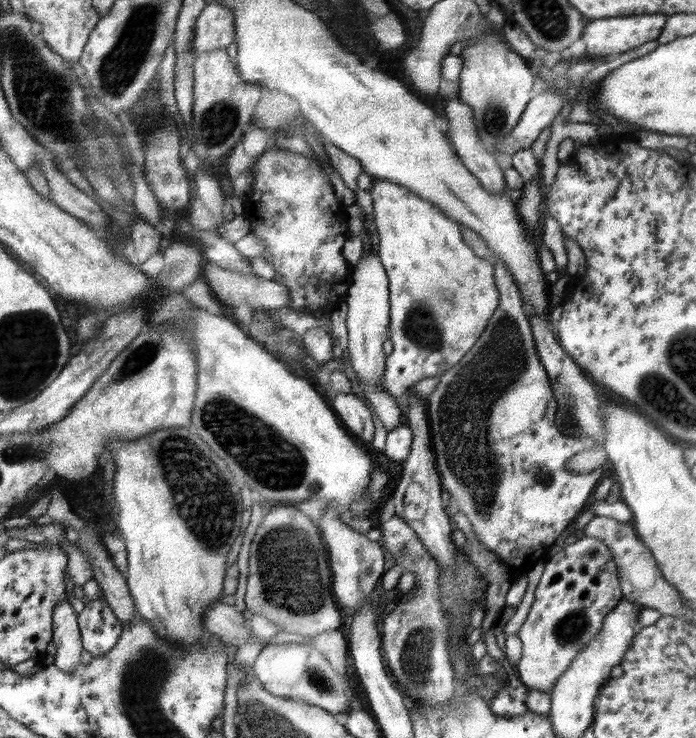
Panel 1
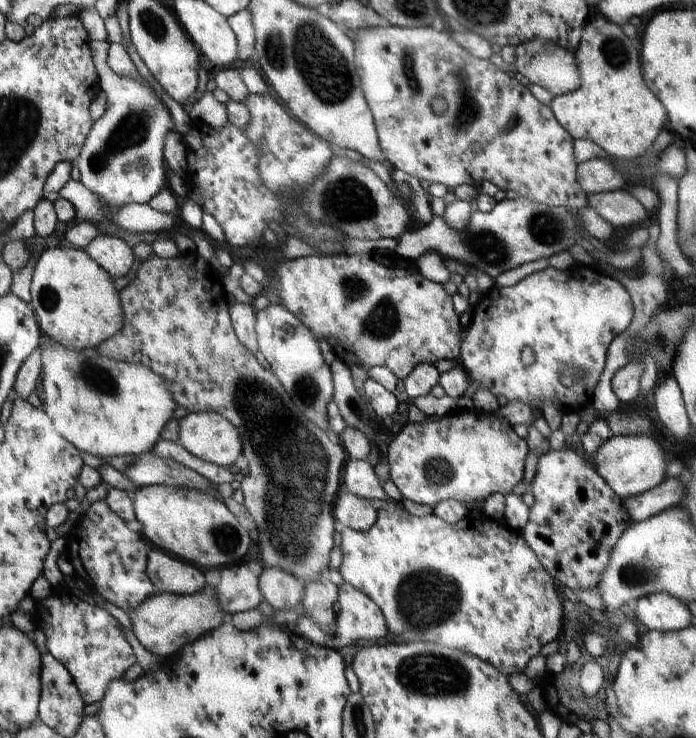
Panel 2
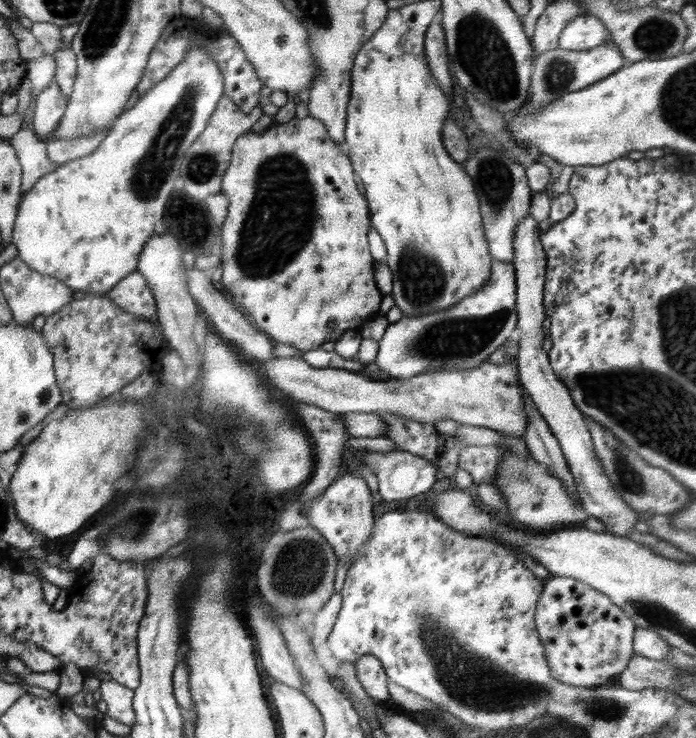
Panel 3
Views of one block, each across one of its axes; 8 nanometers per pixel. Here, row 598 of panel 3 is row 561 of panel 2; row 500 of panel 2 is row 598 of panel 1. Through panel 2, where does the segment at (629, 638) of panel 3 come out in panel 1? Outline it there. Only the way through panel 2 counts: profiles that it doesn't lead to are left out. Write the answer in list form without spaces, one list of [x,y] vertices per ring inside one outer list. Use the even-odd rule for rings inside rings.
[[[586,536],[570,545],[565,545],[557,554],[547,556],[528,618],[517,634],[523,650],[517,664],[518,676],[528,691],[551,693],[556,681],[565,674],[576,655],[586,649],[592,638],[600,633],[604,619],[622,599],[623,592],[616,563],[610,549],[601,540]]]

